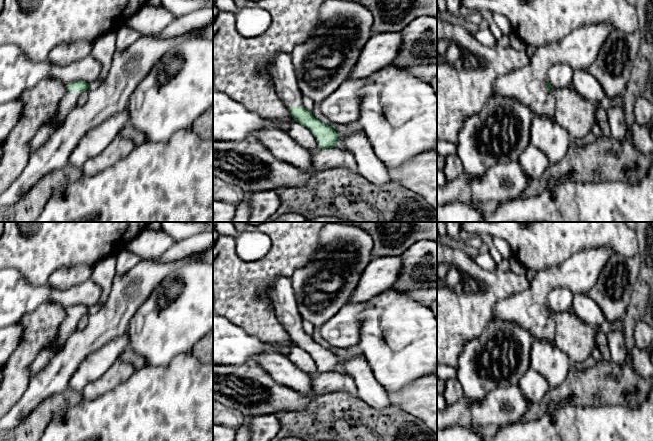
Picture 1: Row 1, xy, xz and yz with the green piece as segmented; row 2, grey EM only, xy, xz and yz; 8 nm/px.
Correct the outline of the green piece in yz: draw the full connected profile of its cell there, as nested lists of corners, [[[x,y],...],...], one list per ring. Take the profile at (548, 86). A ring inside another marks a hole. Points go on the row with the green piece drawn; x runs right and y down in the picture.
[[[609,23],[585,25],[558,41],[538,47],[525,67],[498,77],[493,91],[528,106],[533,116],[553,116],[555,98],[547,80],[549,68],[562,62],[574,70],[587,69],[594,63],[611,30]]]

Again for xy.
[[[83,80],[70,82],[66,87],[66,93],[60,100],[58,111],[54,117],[43,124],[29,142],[29,153],[42,147],[63,123],[65,116],[77,105],[82,92],[88,89],[88,84]]]

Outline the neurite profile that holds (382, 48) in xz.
[[[381,32],[373,34],[361,51],[358,62],[349,79],[363,79],[392,64],[402,44],[401,32]]]

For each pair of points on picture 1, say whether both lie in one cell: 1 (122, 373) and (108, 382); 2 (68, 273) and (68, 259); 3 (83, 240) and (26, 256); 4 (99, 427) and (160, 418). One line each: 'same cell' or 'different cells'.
1: same cell
2: different cells
3: same cell
4: same cell

